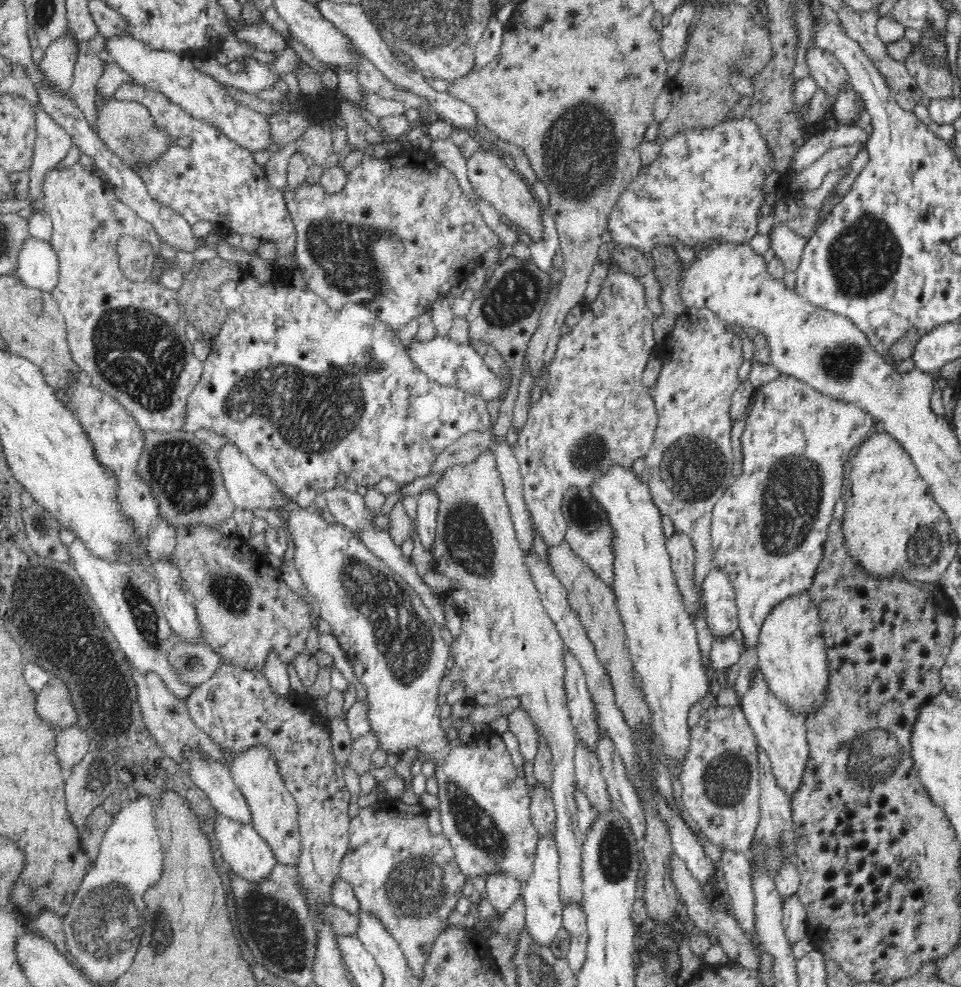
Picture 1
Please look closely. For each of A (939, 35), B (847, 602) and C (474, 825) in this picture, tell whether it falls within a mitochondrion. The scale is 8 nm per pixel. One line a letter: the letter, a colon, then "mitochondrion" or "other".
A: other
B: other
C: mitochondrion

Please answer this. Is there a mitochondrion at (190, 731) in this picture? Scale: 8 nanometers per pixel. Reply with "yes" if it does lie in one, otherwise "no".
no

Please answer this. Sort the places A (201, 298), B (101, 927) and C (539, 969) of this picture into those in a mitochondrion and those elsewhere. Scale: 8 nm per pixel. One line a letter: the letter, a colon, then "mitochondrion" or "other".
A: other
B: mitochondrion
C: mitochondrion

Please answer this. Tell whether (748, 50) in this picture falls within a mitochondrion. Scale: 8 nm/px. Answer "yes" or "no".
yes

